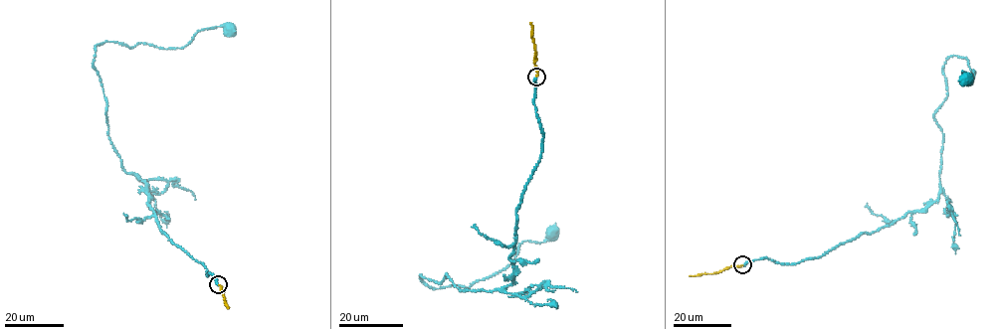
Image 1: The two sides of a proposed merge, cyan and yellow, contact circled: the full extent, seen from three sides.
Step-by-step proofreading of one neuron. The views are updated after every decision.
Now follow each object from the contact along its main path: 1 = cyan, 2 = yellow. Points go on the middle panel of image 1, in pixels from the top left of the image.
1: (536, 77), (541, 156), (515, 213), (511, 283), (420, 276), (470, 287), (552, 234)
2: (536, 77), (530, 23)

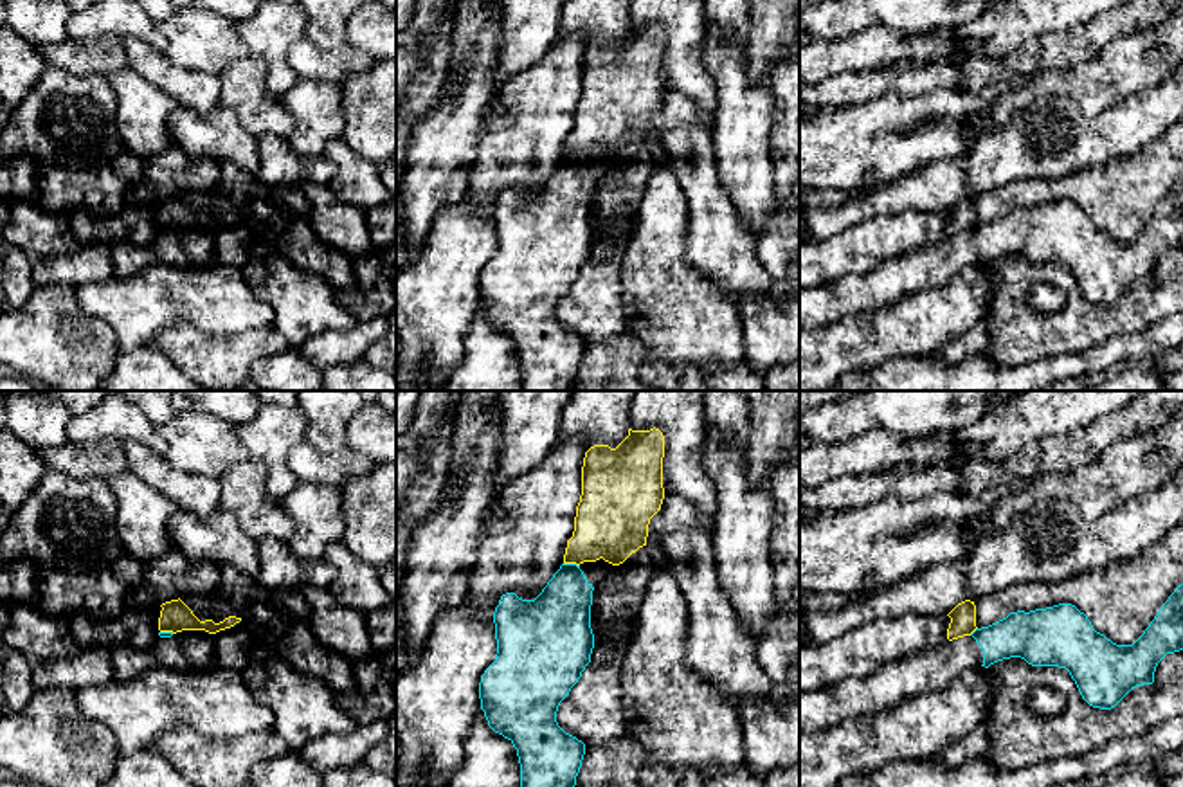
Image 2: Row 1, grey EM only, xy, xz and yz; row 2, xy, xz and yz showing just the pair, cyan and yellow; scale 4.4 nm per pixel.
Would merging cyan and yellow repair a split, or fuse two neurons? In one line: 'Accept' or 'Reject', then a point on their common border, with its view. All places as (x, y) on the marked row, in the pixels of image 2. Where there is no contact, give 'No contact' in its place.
Reject. Touches cyan at xz (571, 564)

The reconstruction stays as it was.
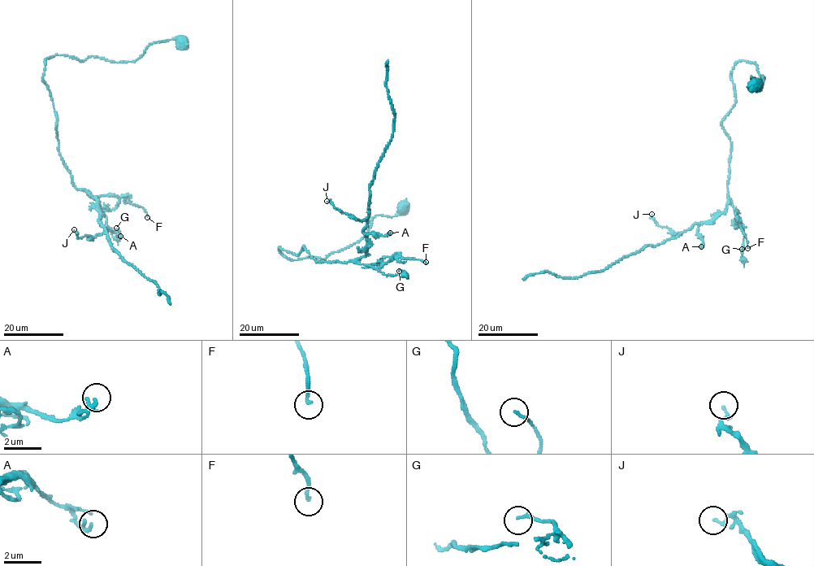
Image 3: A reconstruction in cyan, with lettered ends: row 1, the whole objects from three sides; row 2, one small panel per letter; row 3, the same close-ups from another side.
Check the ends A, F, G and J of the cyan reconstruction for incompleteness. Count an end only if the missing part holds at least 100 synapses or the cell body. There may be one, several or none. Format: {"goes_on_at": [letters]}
{"goes_on_at": []}

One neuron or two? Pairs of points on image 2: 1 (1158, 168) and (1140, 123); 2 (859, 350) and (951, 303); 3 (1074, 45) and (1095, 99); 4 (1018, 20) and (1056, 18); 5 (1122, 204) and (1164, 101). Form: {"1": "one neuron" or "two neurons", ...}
{"1": "two neurons", "2": "one neuron", "3": "two neurons", "4": "one neuron", "5": "two neurons"}

